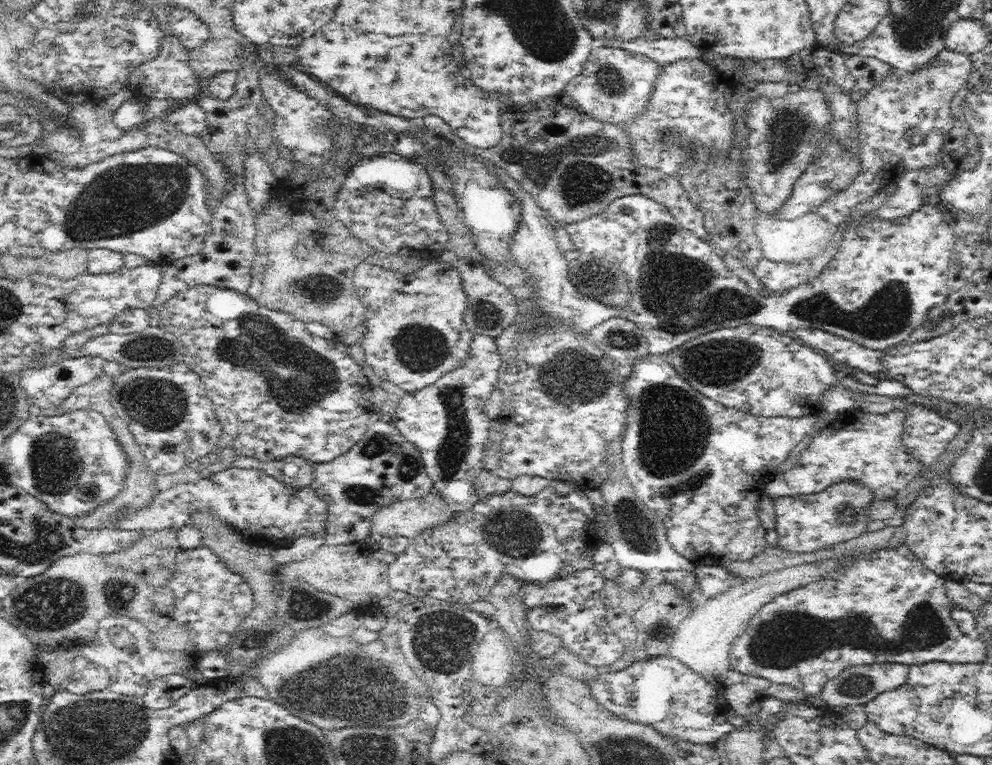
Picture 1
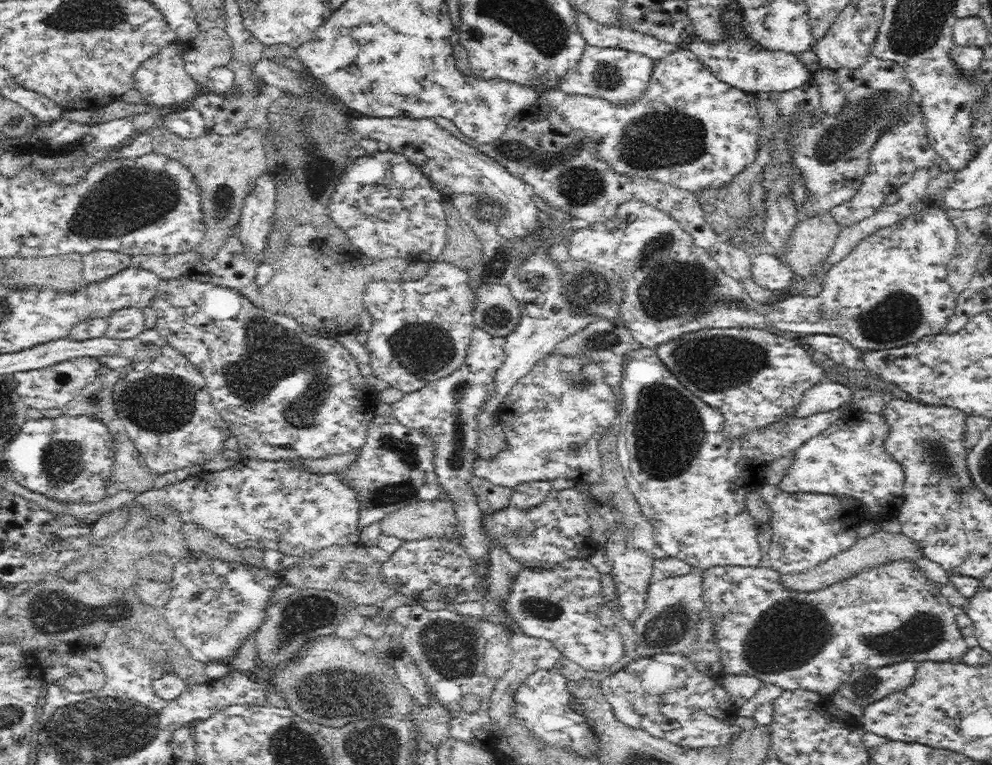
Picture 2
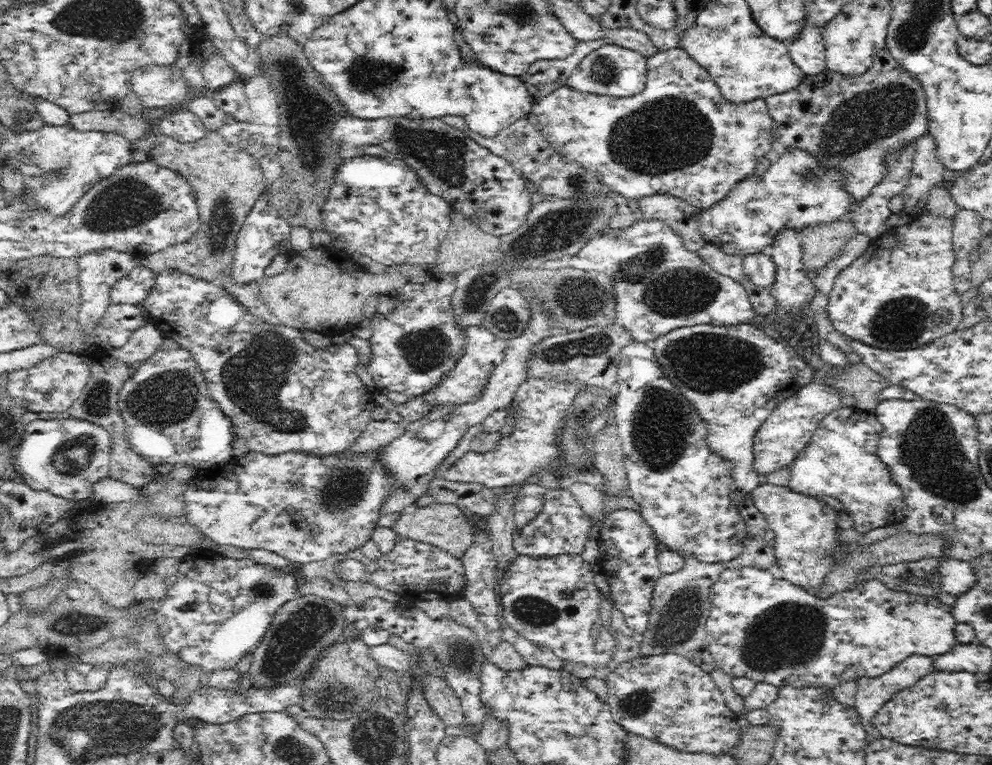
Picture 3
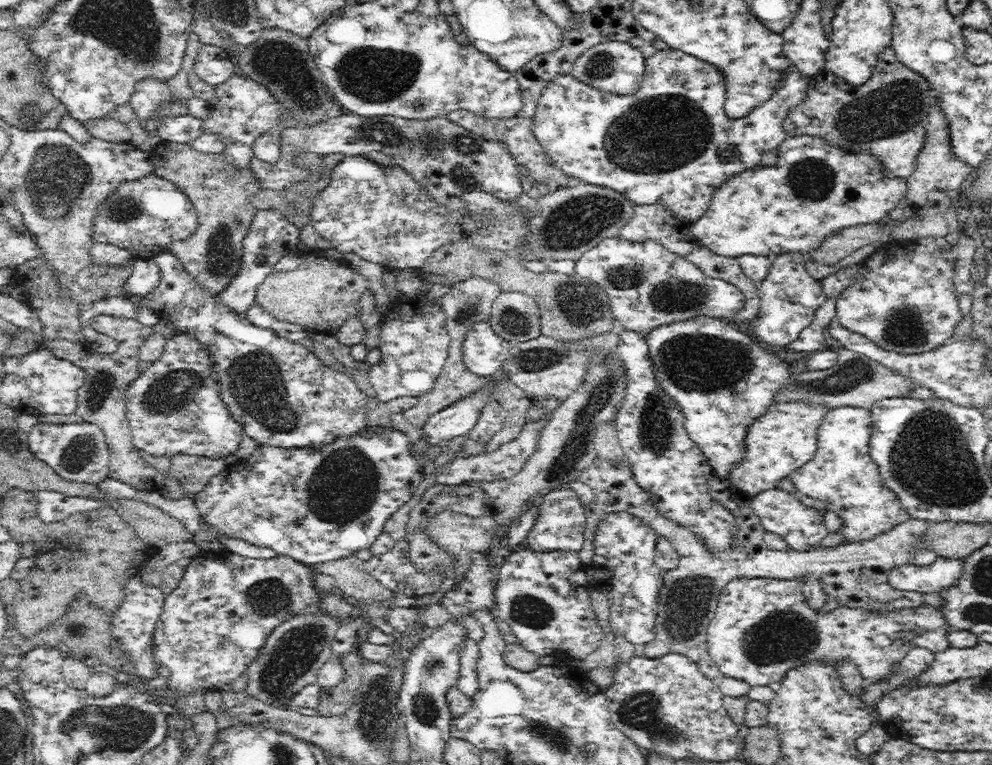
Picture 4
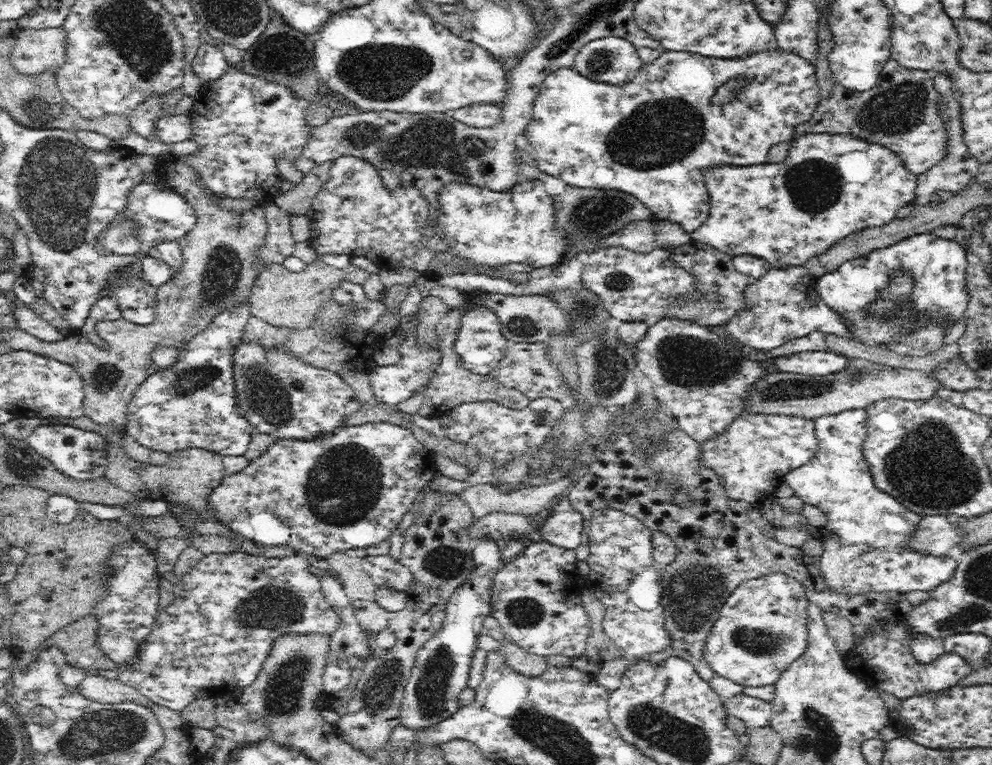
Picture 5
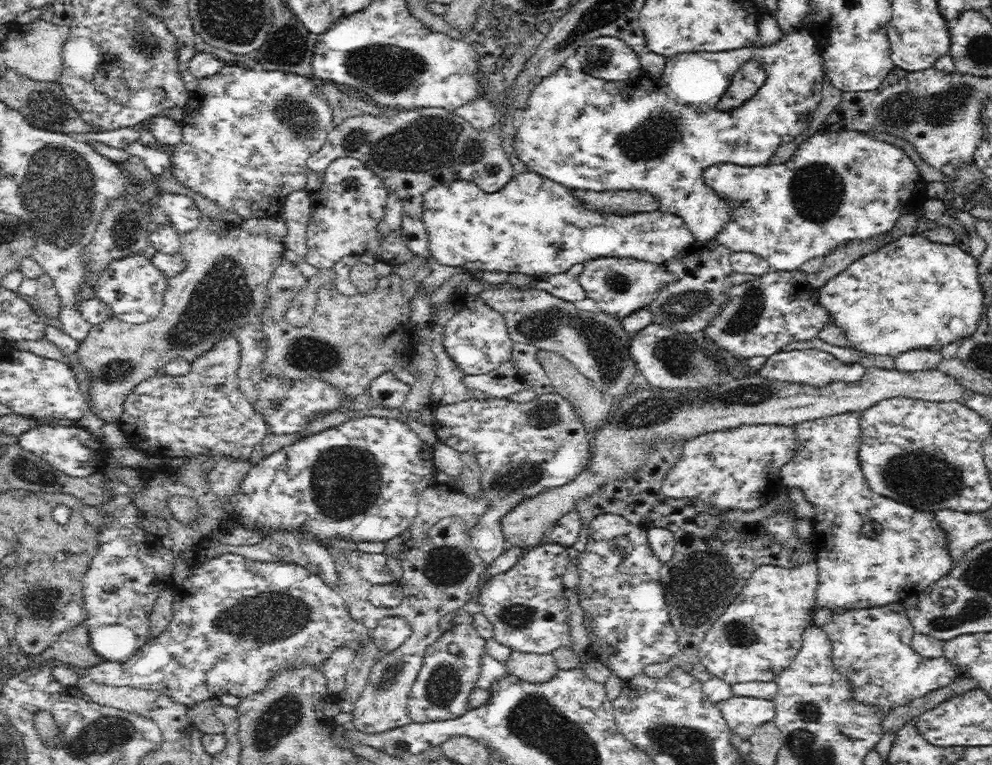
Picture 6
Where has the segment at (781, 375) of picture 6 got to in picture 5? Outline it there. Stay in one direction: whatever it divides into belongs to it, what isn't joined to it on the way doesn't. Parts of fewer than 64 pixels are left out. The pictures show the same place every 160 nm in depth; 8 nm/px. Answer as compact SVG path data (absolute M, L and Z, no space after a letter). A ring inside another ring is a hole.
M828 350L825 352L800 352L800 354L778 357L773 361L772 370L796 372L808 376L826 375L844 370L846 363L846 356Z

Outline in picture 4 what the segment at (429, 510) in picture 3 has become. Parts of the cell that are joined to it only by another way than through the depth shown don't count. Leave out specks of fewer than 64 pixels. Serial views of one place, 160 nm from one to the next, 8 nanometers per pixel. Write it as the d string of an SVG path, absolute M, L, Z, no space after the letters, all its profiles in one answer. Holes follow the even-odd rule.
M450 509L441 510L427 518L421 529L425 536L449 556L451 568L453 568L453 590L459 590L463 586L462 582L468 576L468 570L470 570L474 554L488 551L490 544L496 541L495 534L497 530L495 522L491 519L489 513L482 517L473 517Z

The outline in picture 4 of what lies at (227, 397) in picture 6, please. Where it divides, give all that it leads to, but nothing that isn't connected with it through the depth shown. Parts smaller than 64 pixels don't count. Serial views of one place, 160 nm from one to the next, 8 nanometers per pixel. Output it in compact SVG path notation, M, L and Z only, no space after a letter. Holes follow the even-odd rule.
M256 209L250 226L243 238L239 271L233 279L219 292L218 299L223 304L236 309L241 316L246 317L246 309L254 304L258 287L274 270L274 265L280 258L297 251L299 230L276 209ZM176 334L166 339L160 358L153 360L150 368L146 368L128 386L125 393L125 415L129 420L134 448L156 457L188 454L198 458L226 461L234 455L244 432L218 396L218 379L210 369L207 357L208 353L196 343L194 337Z

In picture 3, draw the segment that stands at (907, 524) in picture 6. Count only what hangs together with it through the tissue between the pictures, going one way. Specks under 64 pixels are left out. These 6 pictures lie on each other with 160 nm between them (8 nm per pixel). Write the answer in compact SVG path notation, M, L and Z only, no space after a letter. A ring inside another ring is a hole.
M839 406L821 420L806 448L791 462L787 487L803 495L837 498L843 503L844 510L854 517L853 528L861 533L902 524L904 489L892 479L890 467L878 456L883 430L875 413L855 406ZM943 557L938 568L938 574L934 578L934 583L943 589L944 593L956 597L966 595L976 584L976 573L973 564Z

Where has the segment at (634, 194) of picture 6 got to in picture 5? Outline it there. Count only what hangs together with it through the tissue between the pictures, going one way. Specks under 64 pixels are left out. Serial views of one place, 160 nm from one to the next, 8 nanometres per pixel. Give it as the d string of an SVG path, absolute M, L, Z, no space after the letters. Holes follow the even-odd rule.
M567 185L560 195L553 196L553 223L563 234L566 257L582 257L604 244L610 234L620 232L632 222L652 217L645 204L633 194L618 189L599 189Z

